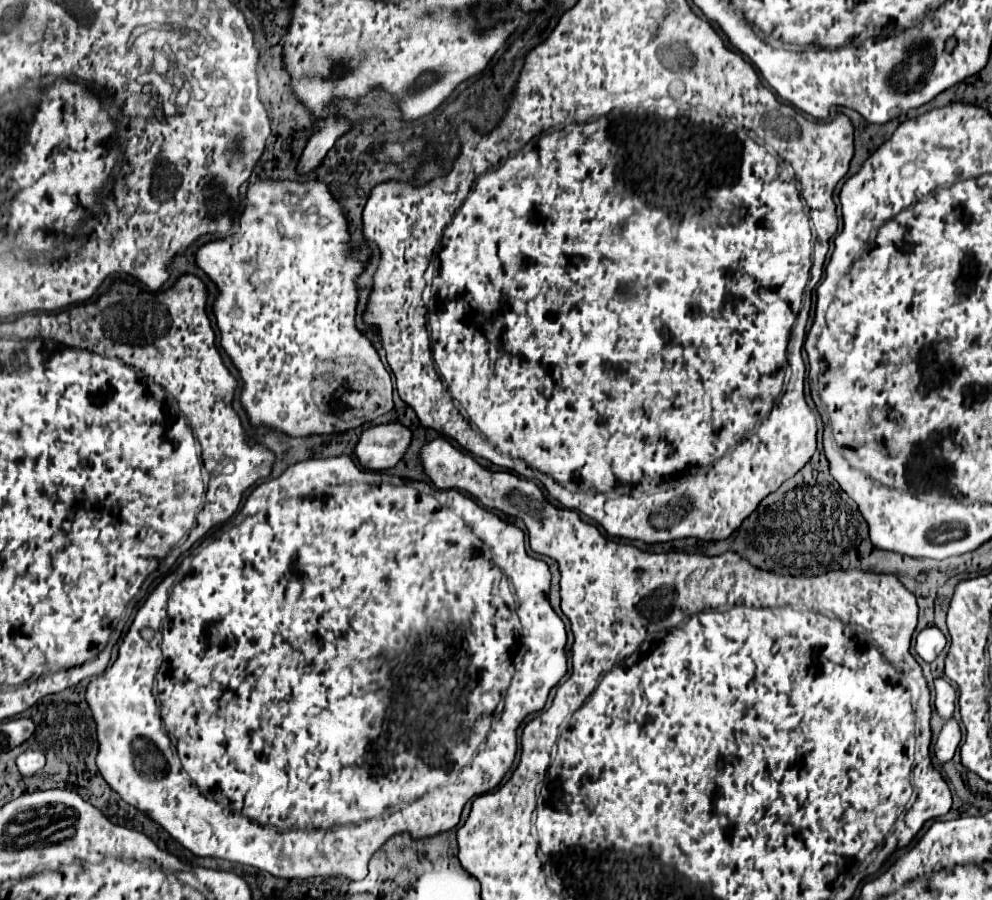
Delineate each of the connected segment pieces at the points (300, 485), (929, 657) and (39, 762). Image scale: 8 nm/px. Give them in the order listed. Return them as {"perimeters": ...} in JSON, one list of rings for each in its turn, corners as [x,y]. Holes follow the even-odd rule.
{"perimeters":[[[[335,456],[335,458],[321,458],[321,460],[303,460],[303,462],[297,462],[297,464],[289,466],[279,478],[273,478],[269,482],[259,484],[247,496],[241,512],[233,520],[229,520],[229,522],[221,524],[219,528],[215,528],[213,534],[209,538],[205,538],[205,542],[197,548],[195,556],[187,564],[181,562],[177,566],[177,570],[171,572],[151,592],[147,602],[139,608],[129,632],[125,634],[125,638],[123,638],[123,642],[119,646],[119,656],[117,656],[115,664],[109,666],[103,674],[99,674],[97,678],[93,678],[89,682],[85,698],[87,698],[87,704],[89,704],[89,708],[93,712],[93,718],[95,718],[95,724],[97,724],[99,752],[97,752],[95,764],[99,768],[101,776],[111,786],[111,790],[115,790],[121,796],[123,802],[127,802],[129,806],[135,806],[137,810],[145,812],[151,820],[161,824],[171,834],[171,838],[175,838],[179,844],[183,844],[195,856],[203,856],[203,858],[211,856],[211,858],[221,858],[221,860],[229,860],[229,862],[255,866],[259,870],[265,870],[265,872],[269,872],[269,874],[273,874],[277,878],[285,878],[285,880],[293,880],[293,878],[303,880],[303,878],[311,878],[311,876],[345,876],[345,878],[351,878],[351,880],[363,880],[365,874],[367,874],[367,862],[371,860],[371,856],[391,836],[407,832],[413,840],[421,840],[421,838],[431,838],[431,836],[449,832],[453,826],[457,826],[465,802],[475,798],[475,796],[481,796],[483,792],[493,790],[503,780],[503,776],[509,772],[509,768],[513,766],[515,754],[517,754],[517,730],[519,730],[519,726],[525,722],[525,718],[529,714],[541,712],[545,708],[545,702],[547,702],[547,696],[549,696],[551,688],[557,686],[561,682],[561,678],[567,674],[567,650],[565,650],[567,632],[565,624],[563,624],[563,620],[555,614],[555,610],[549,604],[551,574],[549,574],[549,568],[547,568],[547,564],[543,560],[531,558],[525,552],[523,538],[525,536],[523,536],[521,528],[517,528],[511,522],[501,520],[493,512],[481,508],[469,496],[467,498],[461,496],[455,489],[433,490],[425,482],[413,482],[413,480],[389,476],[385,472],[361,470],[361,468],[357,468],[357,464],[349,456]],[[451,626],[455,630],[465,630],[465,640],[459,640],[461,646],[443,646],[443,652],[435,652],[433,648],[427,648],[427,644],[433,640],[433,636],[443,636],[443,640],[445,640],[447,634],[451,634]],[[143,630],[151,630],[153,636],[145,638]],[[507,696],[509,696],[509,714],[505,714],[505,698]],[[131,748],[135,750],[135,756],[133,756]]],[[[929,626],[917,634],[917,644],[915,644],[917,654],[927,662],[933,662],[943,650],[943,646],[945,646],[945,636],[937,626]]],[[[25,750],[19,758],[17,758],[17,768],[23,776],[35,776],[37,772],[41,772],[45,766],[45,756],[41,752],[33,752],[33,750]]]]}

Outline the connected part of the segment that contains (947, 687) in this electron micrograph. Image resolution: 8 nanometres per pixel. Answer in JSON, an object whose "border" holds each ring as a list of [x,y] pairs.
{"border":[[[937,678],[935,680],[935,708],[937,708],[937,714],[941,718],[951,718],[953,716],[953,710],[955,710],[955,688],[943,680],[943,678]]]}

